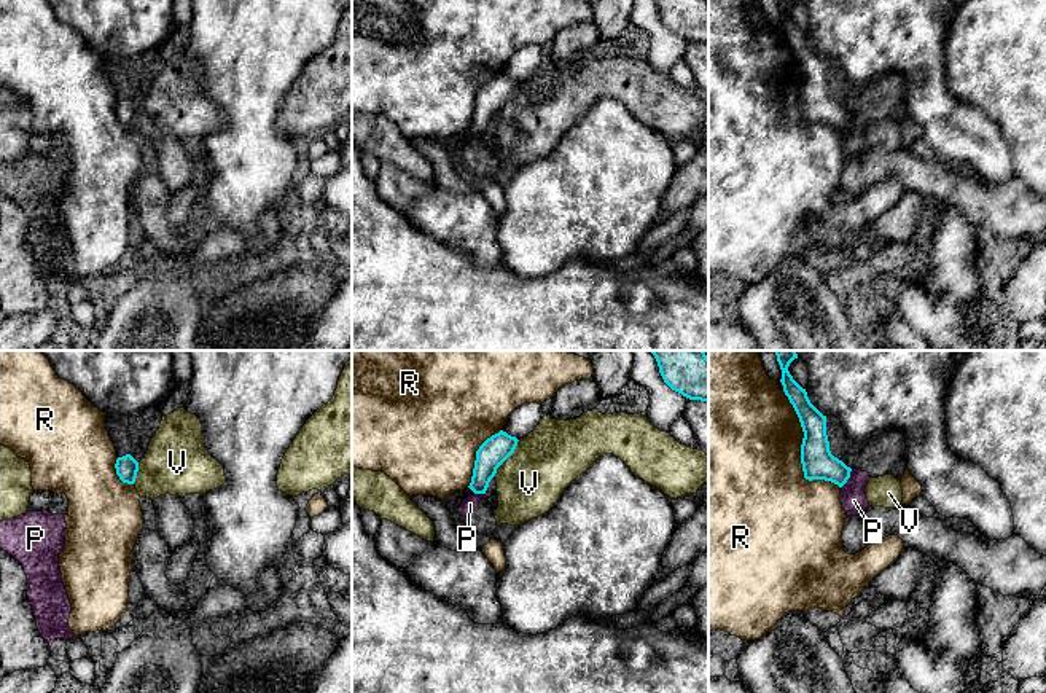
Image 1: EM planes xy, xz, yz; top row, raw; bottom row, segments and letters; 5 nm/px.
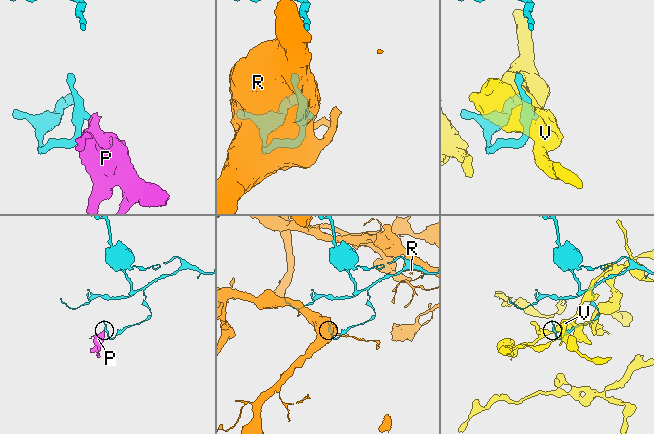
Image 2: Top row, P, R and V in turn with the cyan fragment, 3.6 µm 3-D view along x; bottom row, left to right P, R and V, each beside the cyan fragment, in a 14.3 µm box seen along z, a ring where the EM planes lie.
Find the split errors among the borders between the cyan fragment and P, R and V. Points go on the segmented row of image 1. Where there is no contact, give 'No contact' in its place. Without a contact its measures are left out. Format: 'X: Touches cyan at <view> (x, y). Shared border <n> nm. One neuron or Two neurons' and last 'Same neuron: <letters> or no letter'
P: Touches cyan at yz (847, 478). Shared border 120 nm. Two neurons
R: Touches cyan at yz (801, 451). Shared border 550 nm. Two neurons
V: Touches cyan at xz (508, 456). Shared border 220 nm. Two neurons
Same neuron: no letter

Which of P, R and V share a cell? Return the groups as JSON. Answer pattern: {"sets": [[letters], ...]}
{"sets": [["P"], ["R"], ["V"]]}

